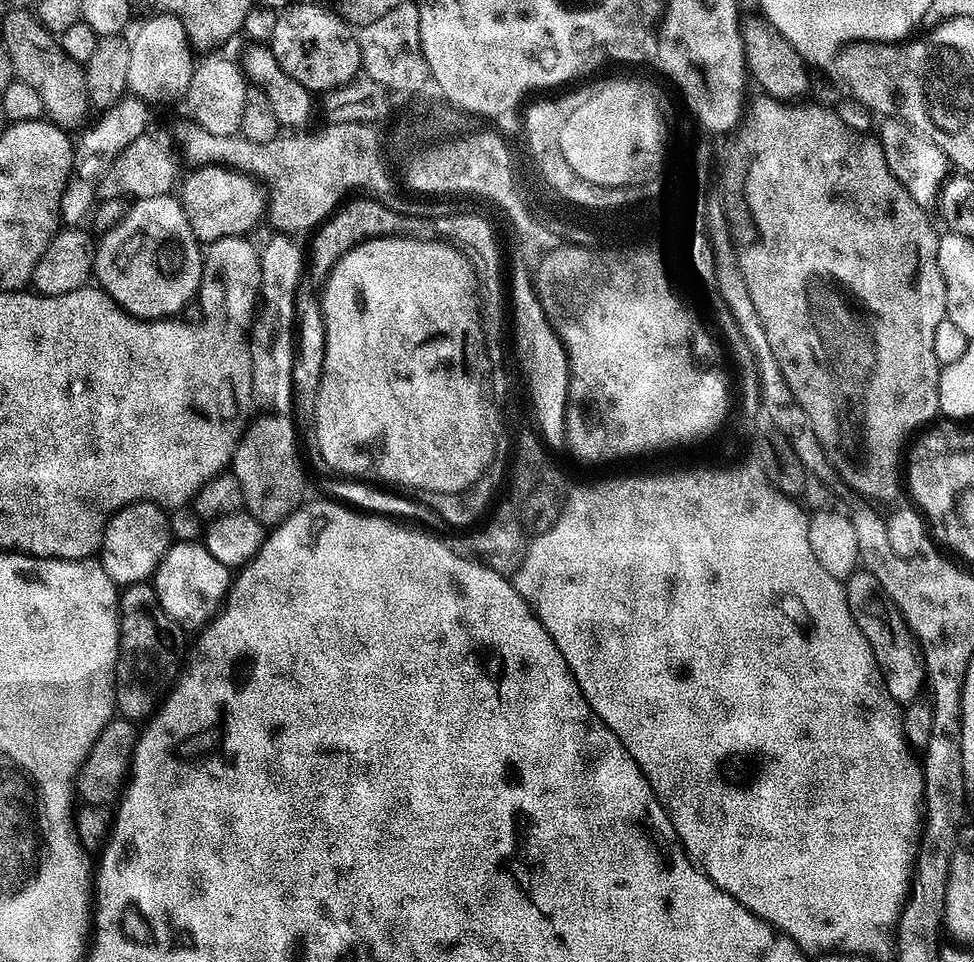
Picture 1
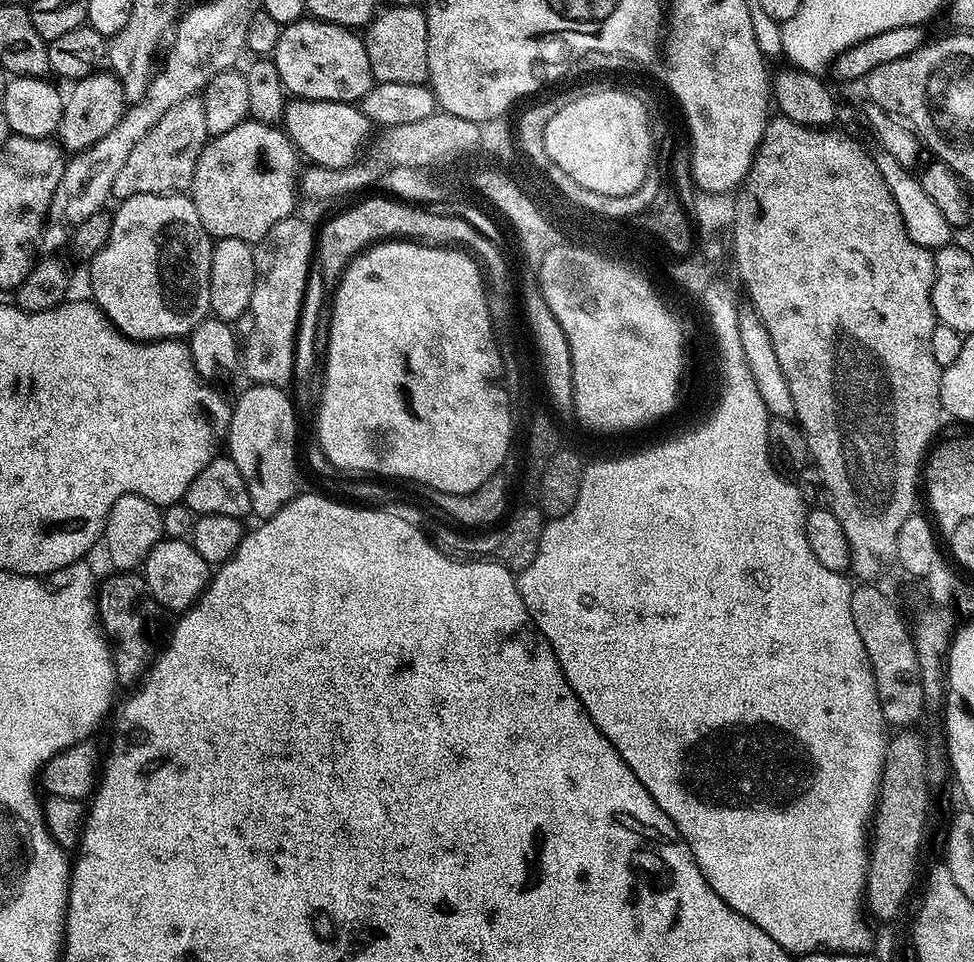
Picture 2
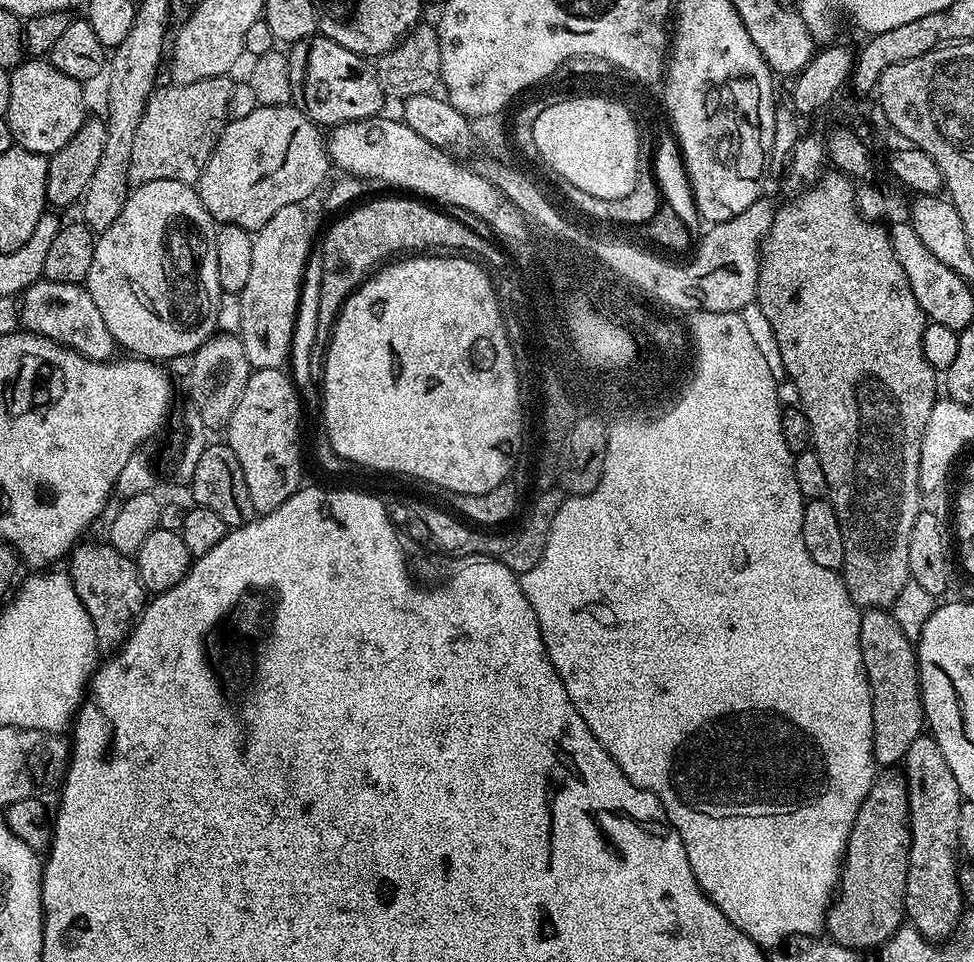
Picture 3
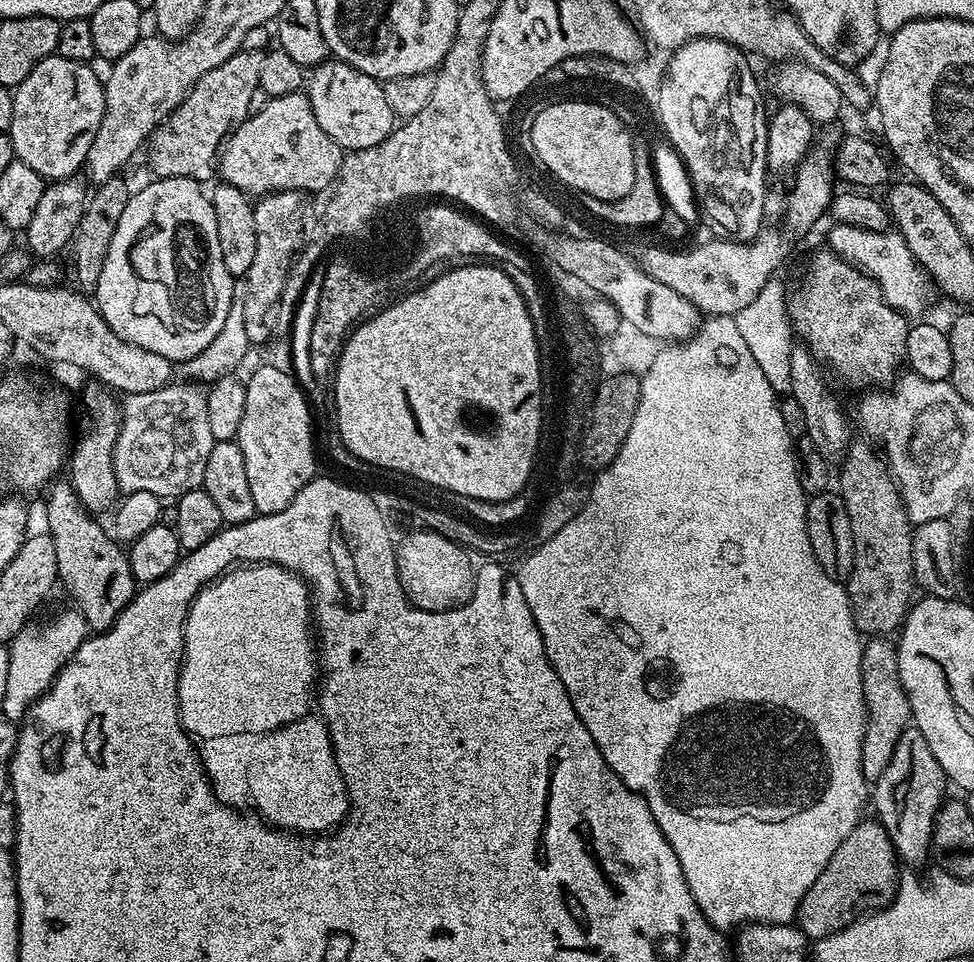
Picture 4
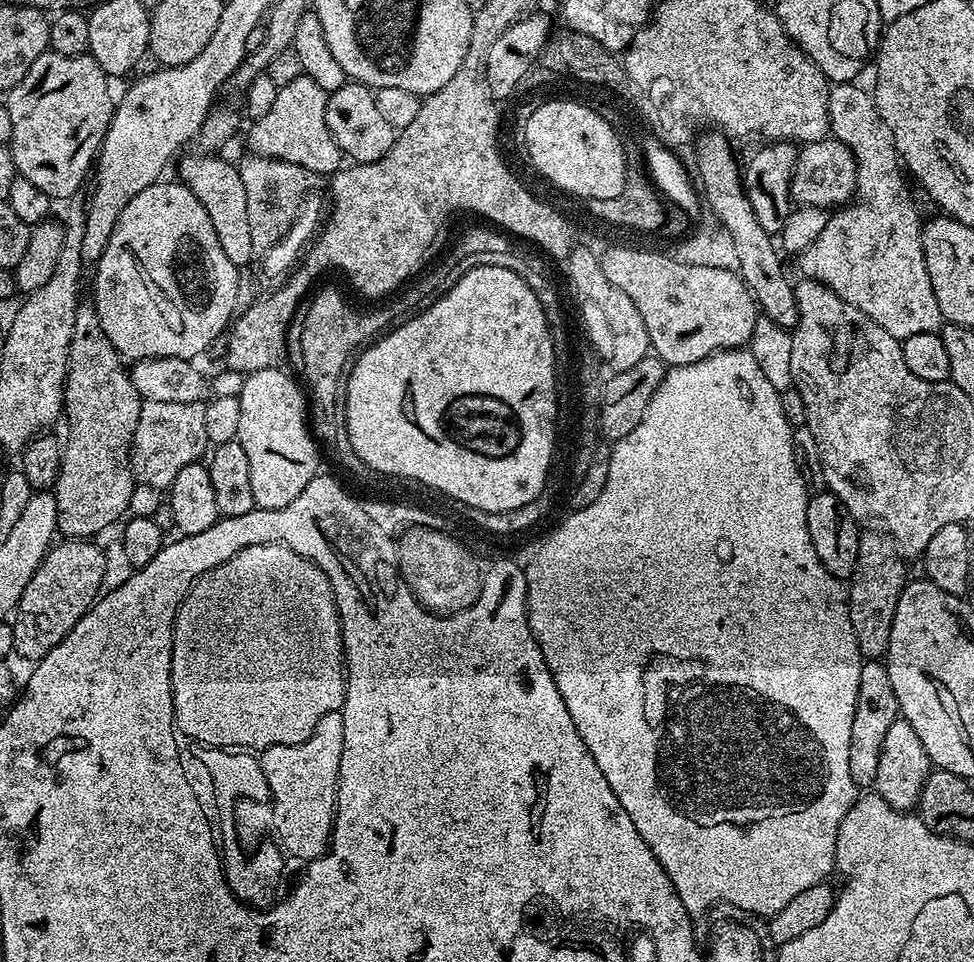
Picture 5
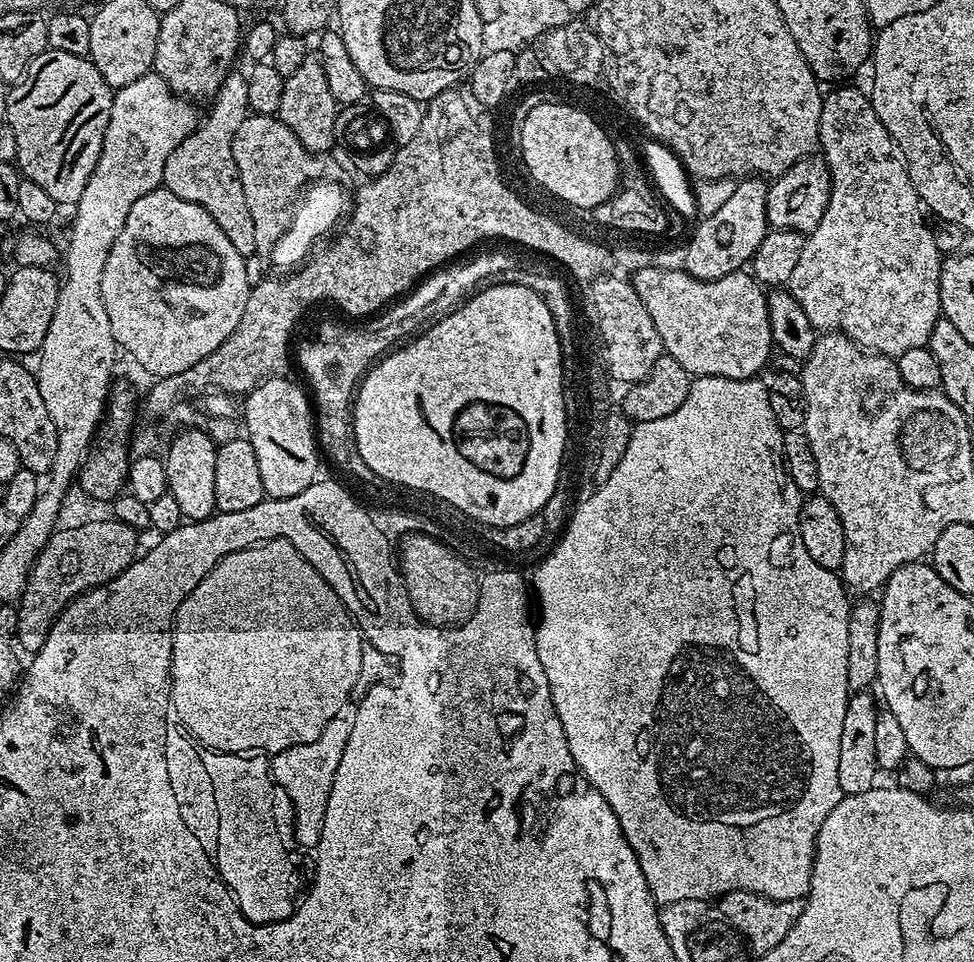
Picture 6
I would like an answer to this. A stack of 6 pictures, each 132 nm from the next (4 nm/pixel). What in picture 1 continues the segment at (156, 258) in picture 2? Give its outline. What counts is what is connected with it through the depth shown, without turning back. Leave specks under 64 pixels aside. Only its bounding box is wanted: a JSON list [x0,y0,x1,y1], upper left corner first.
[94,194,204,320]

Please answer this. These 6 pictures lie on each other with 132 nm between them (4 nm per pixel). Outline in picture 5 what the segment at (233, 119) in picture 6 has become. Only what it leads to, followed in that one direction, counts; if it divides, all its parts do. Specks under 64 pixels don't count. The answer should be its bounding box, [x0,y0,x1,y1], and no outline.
[179,154,254,266]

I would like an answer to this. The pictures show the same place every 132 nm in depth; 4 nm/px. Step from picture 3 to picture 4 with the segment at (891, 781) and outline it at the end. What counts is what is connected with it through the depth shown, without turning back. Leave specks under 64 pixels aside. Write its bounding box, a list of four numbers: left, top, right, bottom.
[795,819,902,942]

